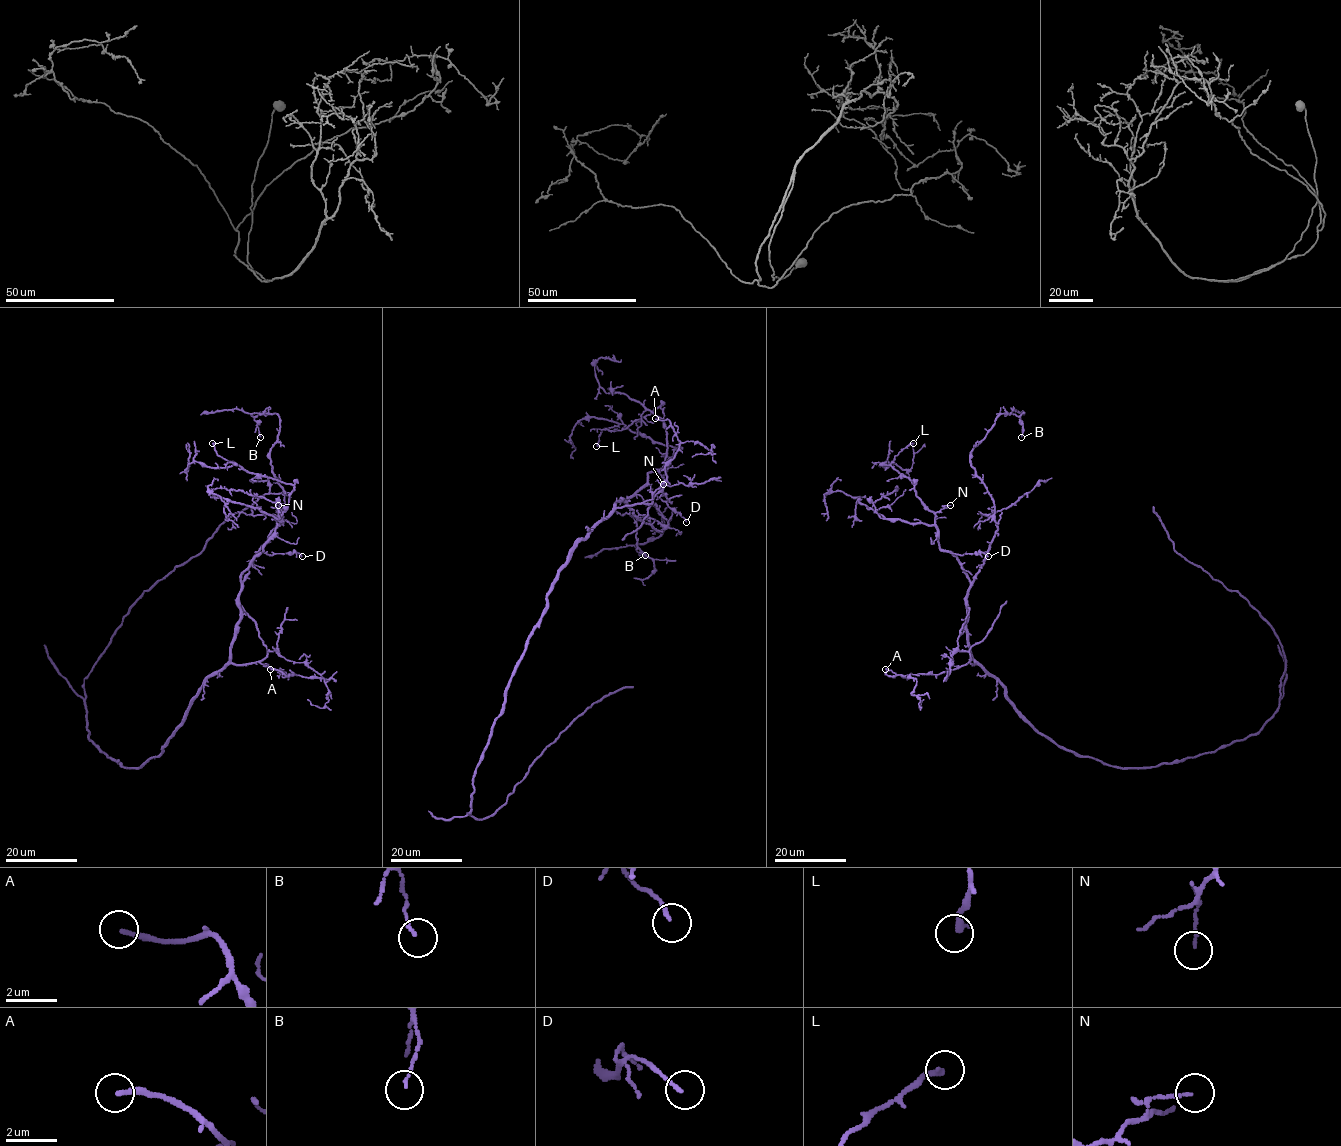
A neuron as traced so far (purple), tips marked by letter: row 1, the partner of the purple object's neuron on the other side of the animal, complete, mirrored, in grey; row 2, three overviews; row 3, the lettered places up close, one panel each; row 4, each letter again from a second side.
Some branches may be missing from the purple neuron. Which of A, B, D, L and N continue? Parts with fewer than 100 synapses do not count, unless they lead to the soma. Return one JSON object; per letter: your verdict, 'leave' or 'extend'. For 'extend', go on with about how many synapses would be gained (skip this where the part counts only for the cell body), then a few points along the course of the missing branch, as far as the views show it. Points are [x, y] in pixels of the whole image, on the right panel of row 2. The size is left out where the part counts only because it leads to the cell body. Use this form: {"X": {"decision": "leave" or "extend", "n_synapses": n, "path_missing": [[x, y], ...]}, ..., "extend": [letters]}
{"A": {"decision": "leave"}, "B": {"decision": "leave"}, "D": {"decision": "leave"}, "L": {"decision": "leave"}, "N": {"decision": "leave"}, "extend": []}

